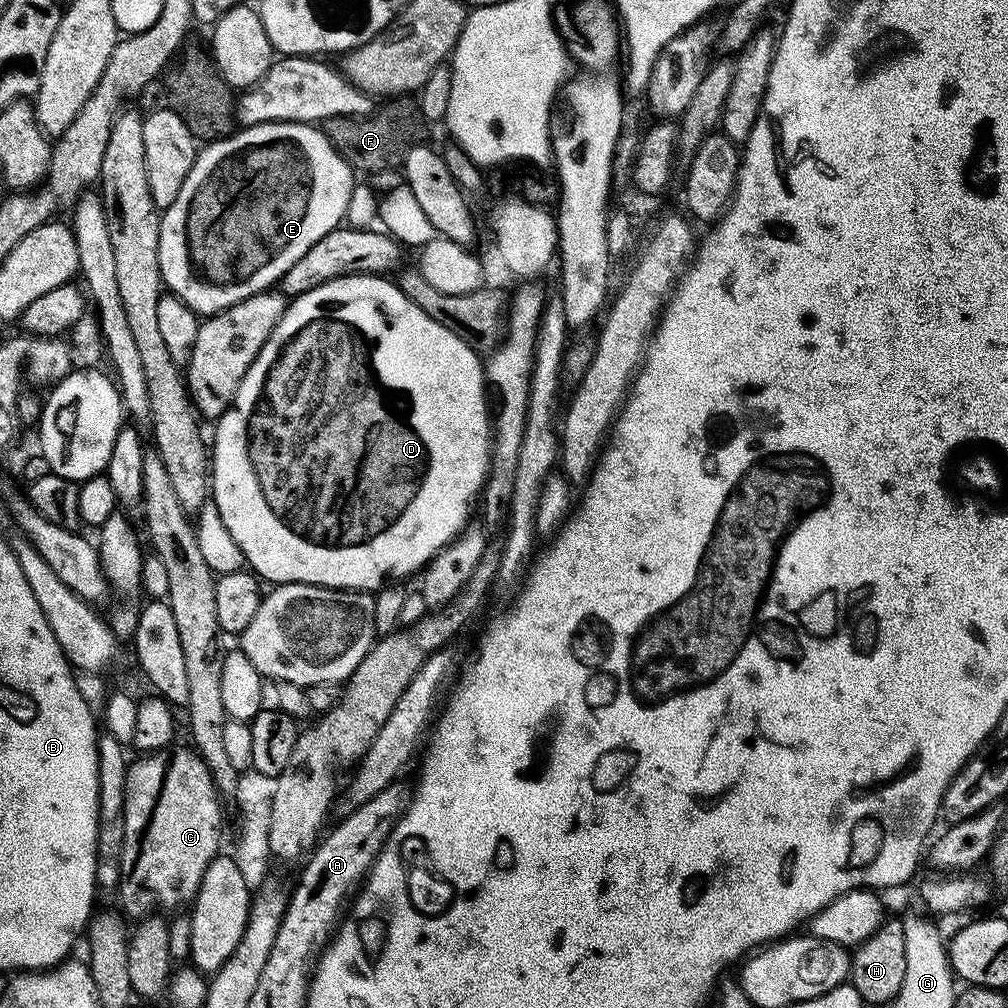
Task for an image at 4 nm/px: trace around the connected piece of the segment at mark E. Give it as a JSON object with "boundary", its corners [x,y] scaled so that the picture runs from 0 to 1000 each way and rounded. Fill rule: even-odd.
{"boundary":[[[253,123],[247,127],[239,126],[238,131],[234,131],[231,135],[226,135],[223,139],[214,139],[211,143],[206,143],[197,148],[194,153],[194,160],[188,169],[188,173],[185,173],[185,181],[181,181],[181,188],[177,188],[177,196],[173,196],[173,200],[169,200],[167,206],[162,207],[159,215],[160,232],[157,236],[157,260],[159,261],[160,276],[162,285],[166,287],[170,293],[177,295],[185,304],[188,304],[188,308],[197,312],[199,314],[205,315],[211,313],[212,311],[218,310],[221,306],[232,304],[236,300],[240,300],[244,296],[248,296],[254,290],[261,290],[269,287],[284,272],[284,268],[288,268],[288,264],[292,264],[292,260],[296,260],[296,256],[300,256],[300,252],[304,252],[304,248],[308,248],[308,244],[312,244],[312,240],[315,240],[323,232],[327,232],[332,226],[338,225],[339,219],[345,213],[345,205],[347,204],[347,192],[351,186],[351,168],[348,163],[344,163],[342,159],[335,153],[335,149],[325,140],[316,126],[309,123]]]}

